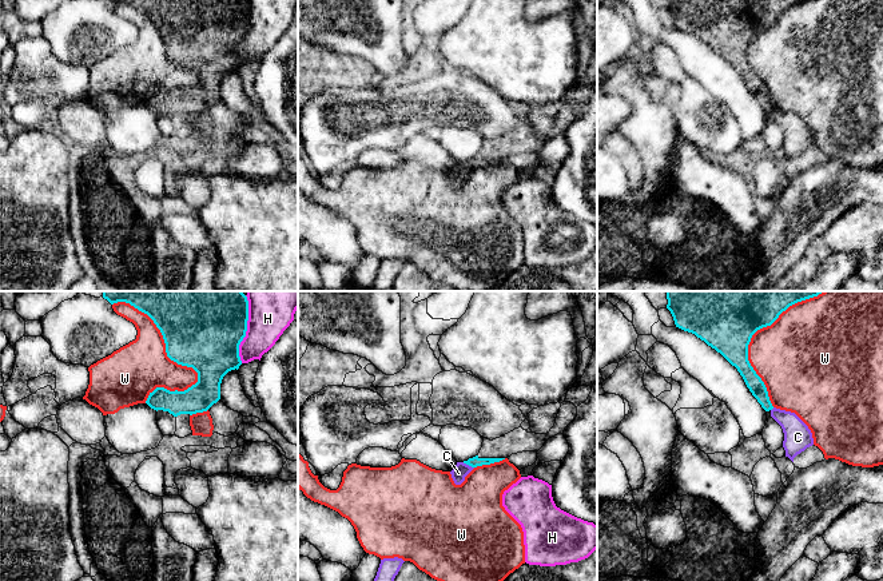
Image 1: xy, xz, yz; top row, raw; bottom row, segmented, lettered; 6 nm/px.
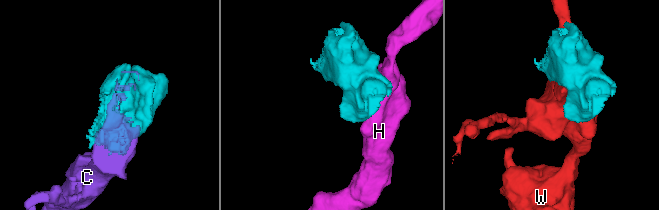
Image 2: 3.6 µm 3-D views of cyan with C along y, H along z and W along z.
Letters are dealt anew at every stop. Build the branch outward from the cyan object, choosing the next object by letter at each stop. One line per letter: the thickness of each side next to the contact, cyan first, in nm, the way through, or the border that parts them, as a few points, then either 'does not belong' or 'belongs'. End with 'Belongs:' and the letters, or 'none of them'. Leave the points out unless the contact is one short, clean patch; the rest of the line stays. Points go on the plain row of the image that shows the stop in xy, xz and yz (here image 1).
C: 60/90 nm | along xz (462, 163), (473, 168) | does not belong
H: 440/240 nm | does not belong
W: 440/320 nm | does not belong
Belongs: none of them

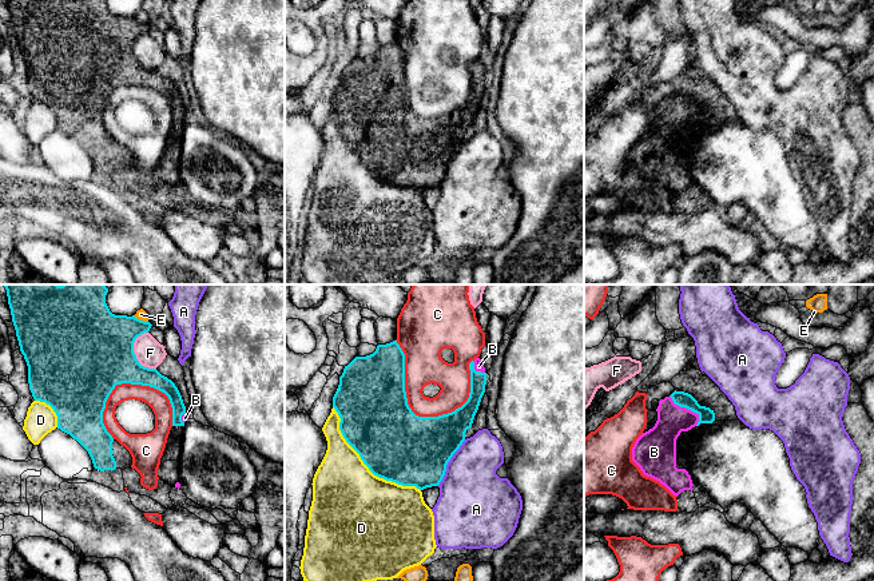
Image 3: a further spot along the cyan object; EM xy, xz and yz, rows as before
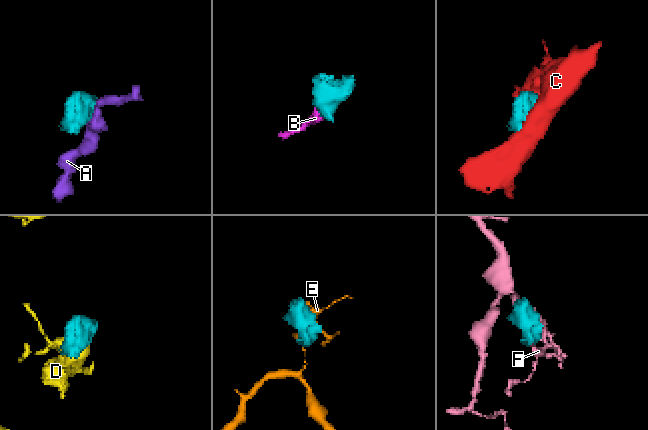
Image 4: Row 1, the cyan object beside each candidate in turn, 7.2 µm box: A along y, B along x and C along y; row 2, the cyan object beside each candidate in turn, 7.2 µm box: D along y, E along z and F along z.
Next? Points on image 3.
A: 420/380 nm | does not belong
B: 100/180 nm | across yz (706, 116), (696, 115), (687, 108), (672, 120) | belongs
C: 420/220 nm | does not belong
D: 440/440 nm | does not belong
E: 360/70 nm | does not belong
F: 500/170 nm | does not belong
Belongs: B

